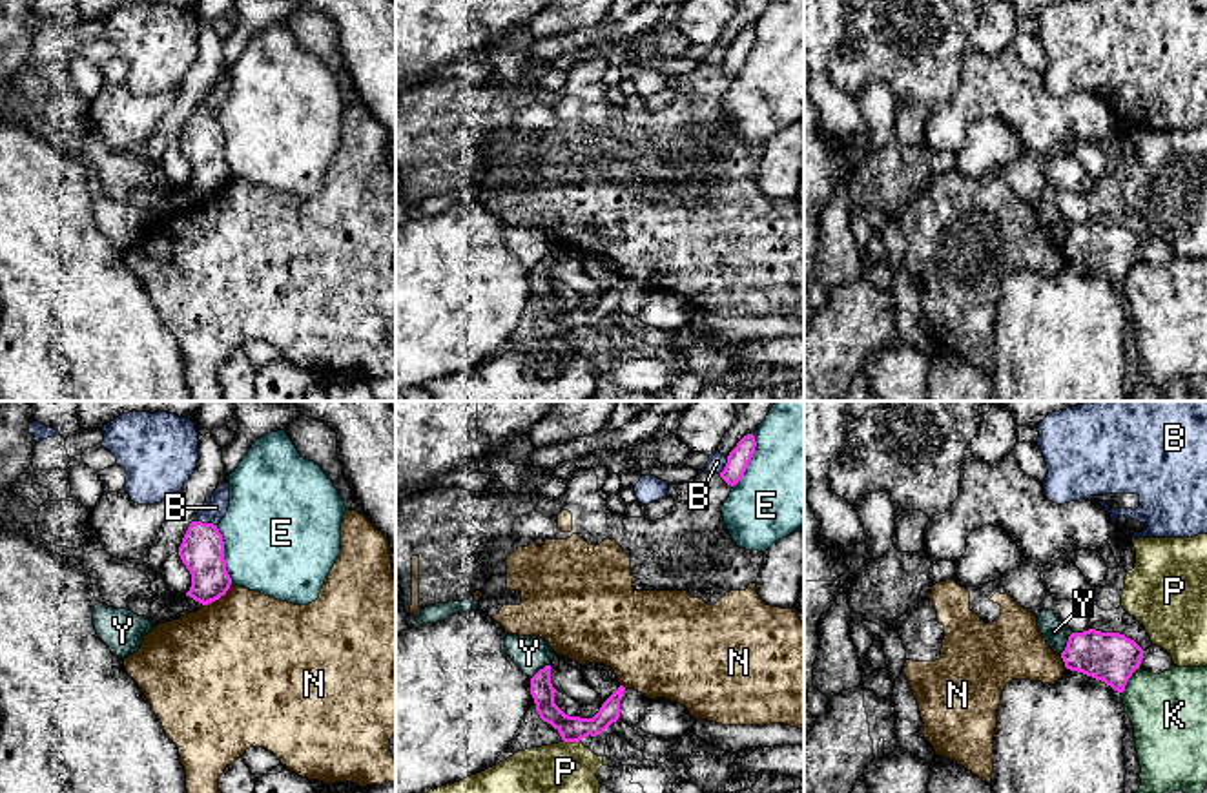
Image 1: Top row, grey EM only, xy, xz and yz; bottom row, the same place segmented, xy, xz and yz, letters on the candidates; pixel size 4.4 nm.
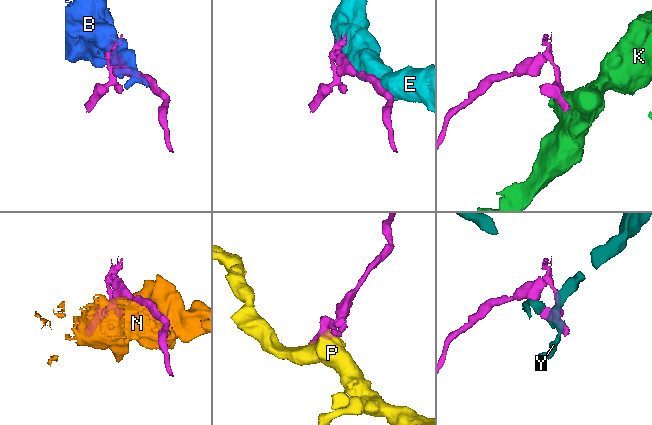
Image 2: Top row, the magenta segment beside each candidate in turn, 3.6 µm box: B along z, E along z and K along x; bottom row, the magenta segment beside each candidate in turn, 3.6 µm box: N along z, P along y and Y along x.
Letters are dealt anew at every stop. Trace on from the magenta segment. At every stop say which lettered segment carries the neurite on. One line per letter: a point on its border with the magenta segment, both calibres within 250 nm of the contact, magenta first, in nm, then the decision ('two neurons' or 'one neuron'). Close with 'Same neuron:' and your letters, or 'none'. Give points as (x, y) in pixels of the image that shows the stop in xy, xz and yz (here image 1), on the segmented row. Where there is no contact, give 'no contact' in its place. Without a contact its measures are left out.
B: meets magenta in xy at (205, 524); 190 nm thick on the magenta side, 110 nm on the other; two neurons
E: meets magenta in xy at (223, 555); 190 nm thick on the magenta side, 480 nm on the other; two neurons
K: meets magenta in yz at (1127, 680); 220 nm thick on the magenta side, 340 nm on the other; two neurons
N: meets magenta in xy at (217, 598); 190 nm thick on the magenta side, 500 nm on the other; two neurons
P: meets magenta in xz at (571, 741); 110 nm thick on the magenta side, 220 nm on the other; two neurons
Y: meets magenta in yz at (1067, 644); 220 nm thick on the magenta side, 110 nm on the other; two neurons
Same neuron: none

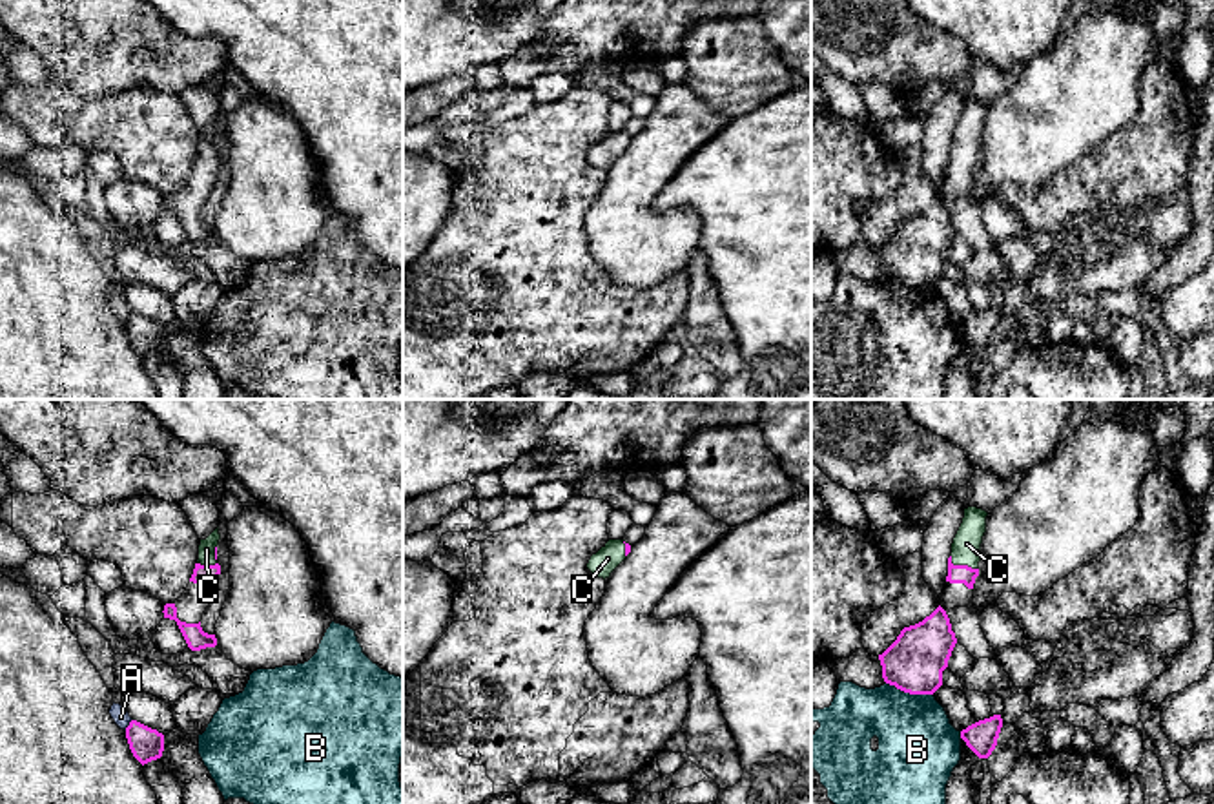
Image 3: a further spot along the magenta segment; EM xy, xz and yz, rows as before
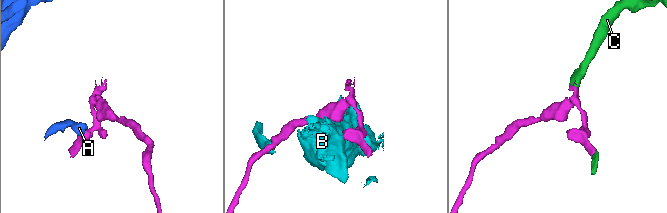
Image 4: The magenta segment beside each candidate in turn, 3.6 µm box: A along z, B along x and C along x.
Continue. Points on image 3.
A: meets magenta in xy at (130, 724); 150 nm thick on the magenta side, 70 nm on the other; two neurons
B: meets magenta in yz at (910, 693); 260 nm thick on the magenta side, 360 nm on the other; two neurons
C: meets magenta in xy at (216, 564); 80 nm thick on the magenta side, 80 nm on the other; one neuron
Same neuron: C

